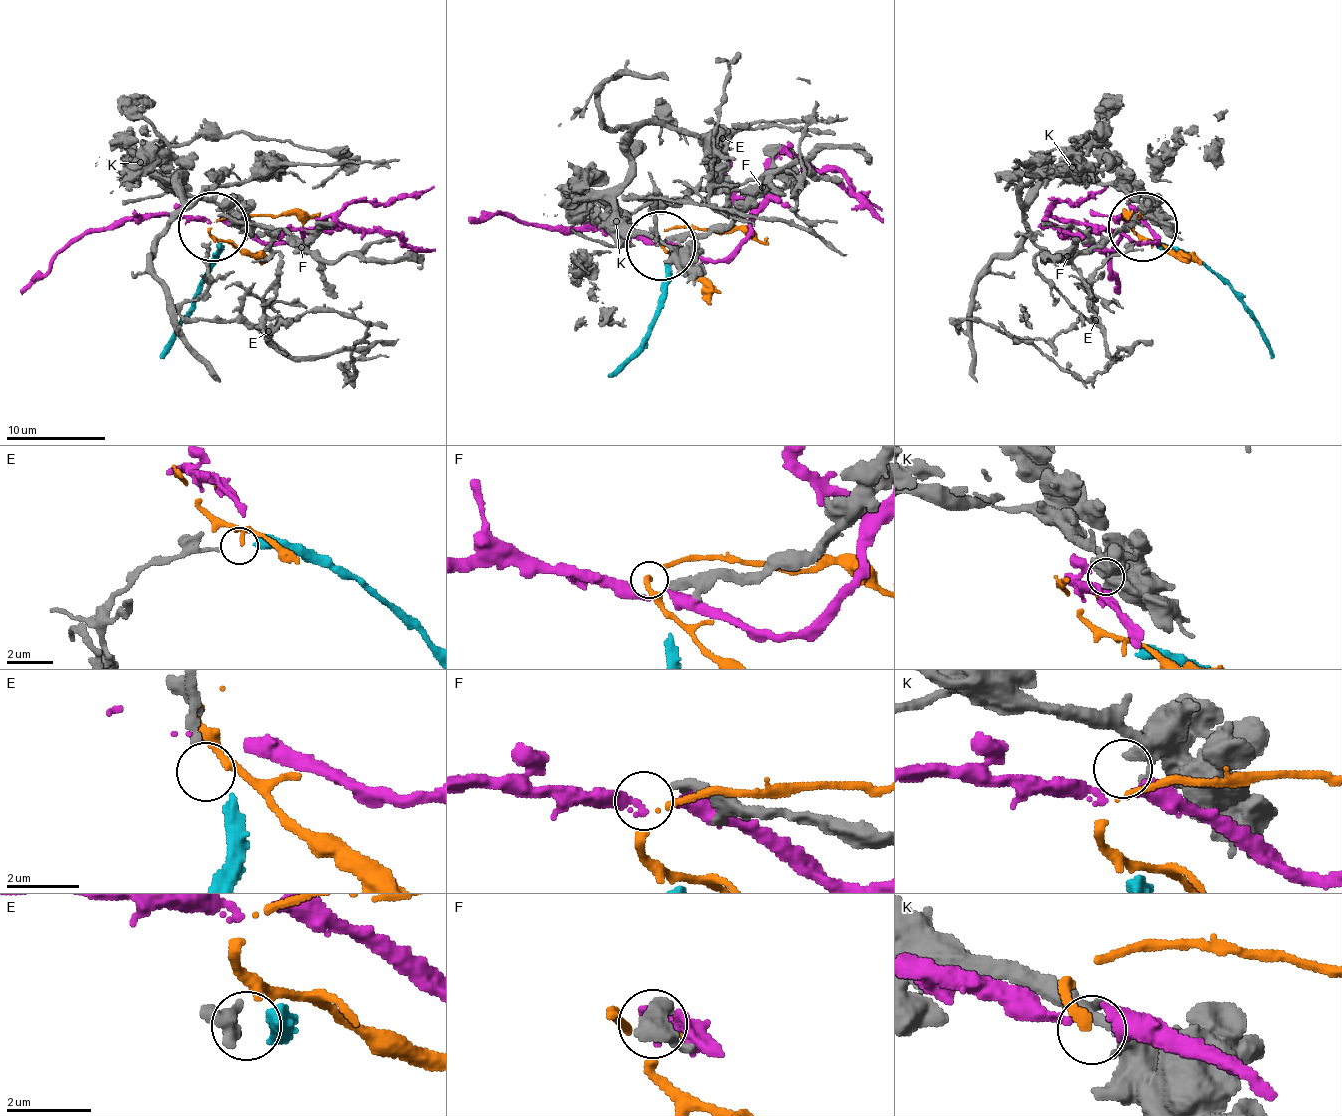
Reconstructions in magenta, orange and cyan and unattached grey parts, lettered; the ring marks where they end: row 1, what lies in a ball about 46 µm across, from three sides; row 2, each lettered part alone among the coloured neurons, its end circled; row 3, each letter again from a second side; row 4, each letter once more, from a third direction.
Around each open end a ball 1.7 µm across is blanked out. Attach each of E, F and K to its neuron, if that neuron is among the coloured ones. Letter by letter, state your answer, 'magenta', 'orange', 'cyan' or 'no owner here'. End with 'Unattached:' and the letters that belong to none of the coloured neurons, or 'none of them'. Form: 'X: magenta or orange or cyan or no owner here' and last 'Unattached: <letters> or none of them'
E: no owner here
F: no owner here
K: orange
Unattached: E, F

